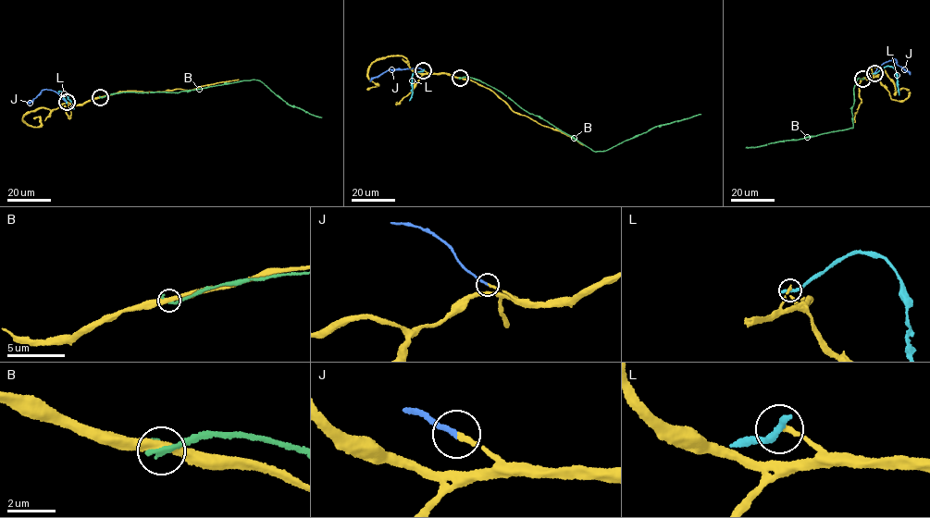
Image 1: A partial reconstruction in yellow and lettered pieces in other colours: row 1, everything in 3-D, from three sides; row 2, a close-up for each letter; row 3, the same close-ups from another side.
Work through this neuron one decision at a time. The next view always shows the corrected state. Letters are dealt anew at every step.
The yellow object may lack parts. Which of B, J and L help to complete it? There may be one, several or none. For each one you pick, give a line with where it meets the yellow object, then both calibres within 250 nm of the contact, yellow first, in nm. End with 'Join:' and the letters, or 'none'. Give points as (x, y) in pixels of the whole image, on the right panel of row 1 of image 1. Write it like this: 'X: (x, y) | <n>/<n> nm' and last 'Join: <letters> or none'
J: (874, 72) | 200/200 nm
Join: J

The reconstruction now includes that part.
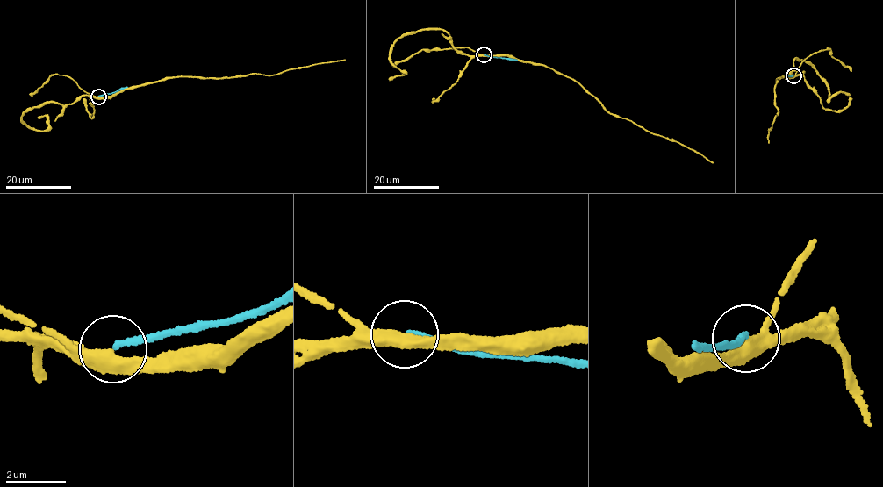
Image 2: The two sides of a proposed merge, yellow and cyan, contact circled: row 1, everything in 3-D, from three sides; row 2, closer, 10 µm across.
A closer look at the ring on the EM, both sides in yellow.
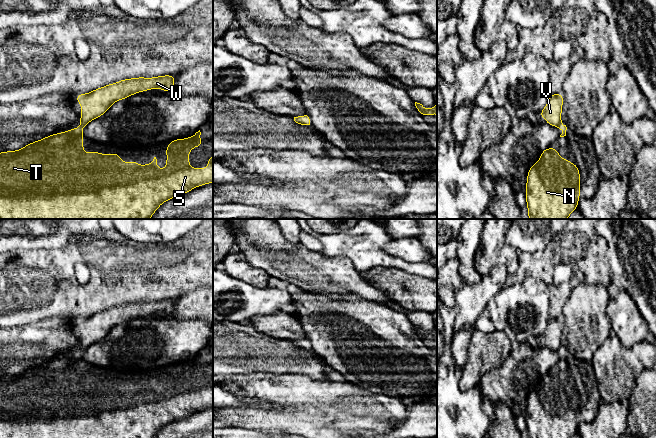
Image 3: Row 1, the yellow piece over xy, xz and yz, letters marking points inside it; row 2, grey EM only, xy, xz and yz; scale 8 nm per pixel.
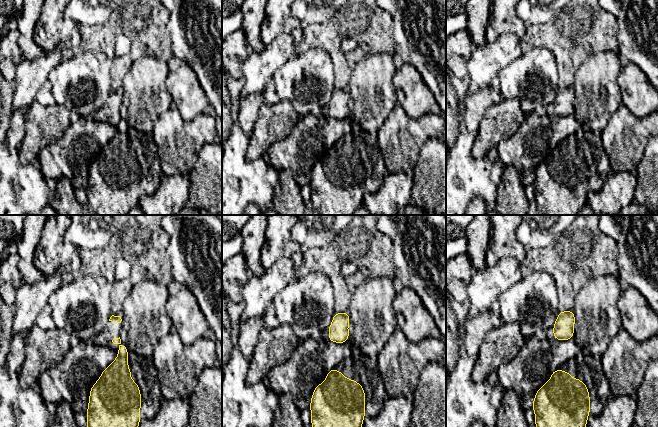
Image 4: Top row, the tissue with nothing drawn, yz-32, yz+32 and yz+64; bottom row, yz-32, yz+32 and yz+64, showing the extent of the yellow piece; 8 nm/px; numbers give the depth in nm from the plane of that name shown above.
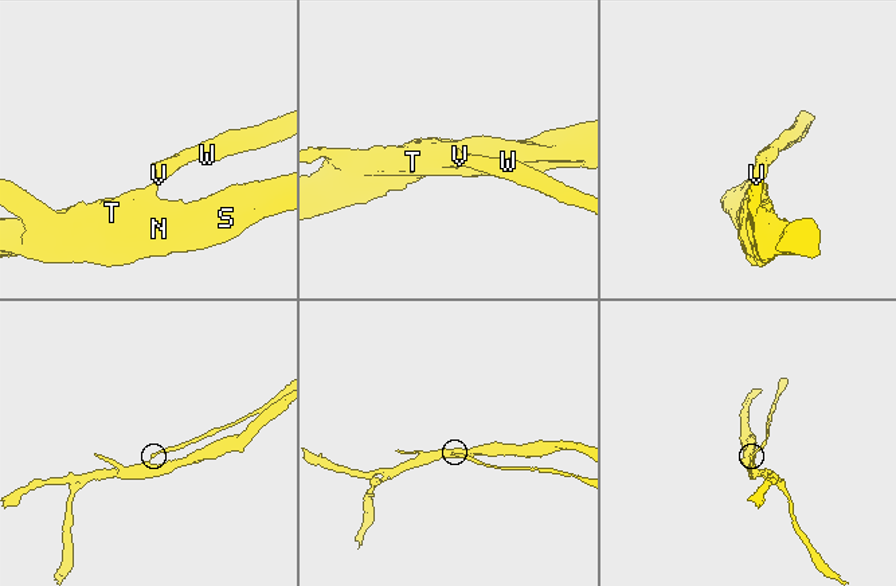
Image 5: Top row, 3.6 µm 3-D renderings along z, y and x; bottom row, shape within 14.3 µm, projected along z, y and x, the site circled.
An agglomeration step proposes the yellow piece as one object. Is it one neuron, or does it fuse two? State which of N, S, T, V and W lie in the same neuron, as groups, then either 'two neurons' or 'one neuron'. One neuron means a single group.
N S T / V W | two neurons

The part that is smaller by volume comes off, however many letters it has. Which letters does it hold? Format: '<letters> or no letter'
V, W

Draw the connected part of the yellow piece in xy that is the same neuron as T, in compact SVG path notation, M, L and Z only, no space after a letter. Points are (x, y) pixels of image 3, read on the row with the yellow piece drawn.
M80 126L71 130L64 131L62 133L55 133L47 136L38 141L29 143L16 151L4 151L0 153L0 219L150 219L152 215L157 211L160 205L172 198L179 195L183 195L193 190L196 187L213 183L213 156L208 157L207 168L190 168L189 153L193 147L202 147L203 141L200 138L200 130L196 132L192 137L184 139L174 139L166 144L170 144L165 149L166 156L166 168L160 170L158 168L157 159L154 157L150 164L144 164L139 166L136 160L124 163L119 153L101 154L98 151L92 151L89 154L85 154L83 147L83 135L82 131L84 126Z

